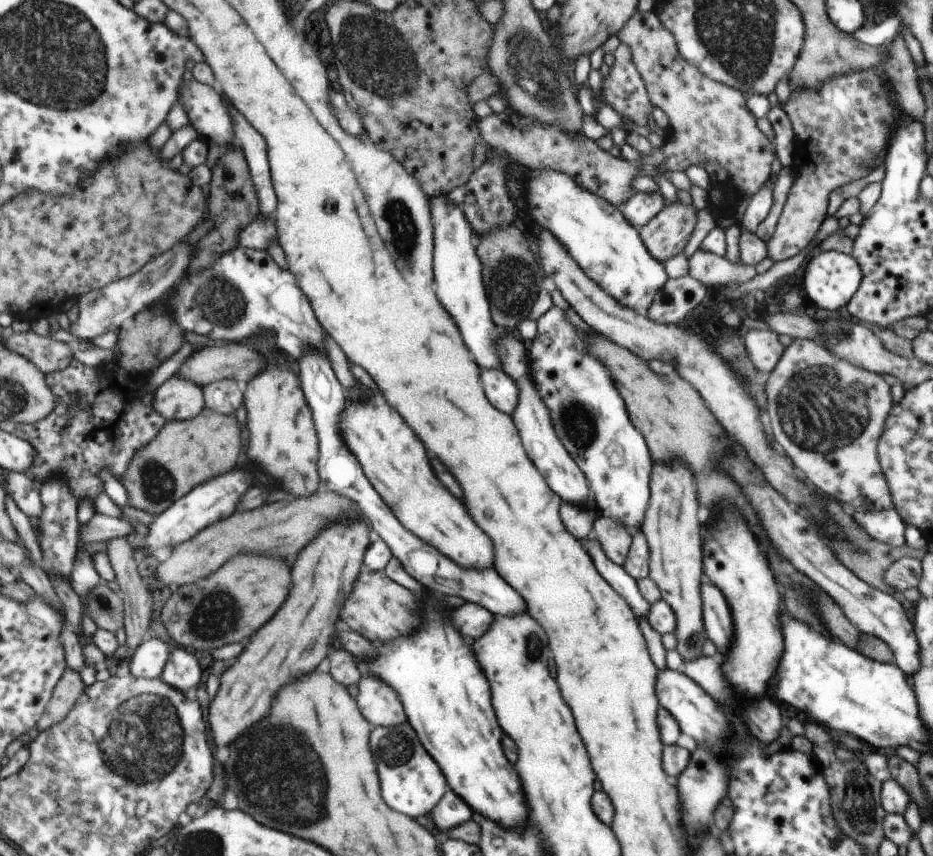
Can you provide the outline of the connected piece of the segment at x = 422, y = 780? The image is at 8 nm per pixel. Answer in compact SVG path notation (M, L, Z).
M407 722L395 728L373 728L369 734L369 750L377 768L381 798L385 804L391 804L395 812L419 818L423 814L429 814L431 808L437 806L439 799L446 794L443 772L423 748L414 728Z

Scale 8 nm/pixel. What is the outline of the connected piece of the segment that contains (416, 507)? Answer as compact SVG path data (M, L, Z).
M379 392L373 394L365 404L347 402L343 434L373 490L411 534L433 546L443 556L449 556L453 562L461 564L461 568L483 570L493 566L491 540L475 526L465 506L439 484L429 468L421 442L401 420L401 416L385 404Z

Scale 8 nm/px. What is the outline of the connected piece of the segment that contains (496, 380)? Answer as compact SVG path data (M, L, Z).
M502 369L483 370L483 388L487 388L487 400L501 412L510 415L518 404L521 389Z

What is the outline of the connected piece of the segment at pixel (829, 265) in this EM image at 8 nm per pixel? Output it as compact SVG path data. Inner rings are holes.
M825 251L815 254L805 266L803 290L809 298L812 309L819 313L842 313L861 282L861 270L851 255L839 254L838 251Z

